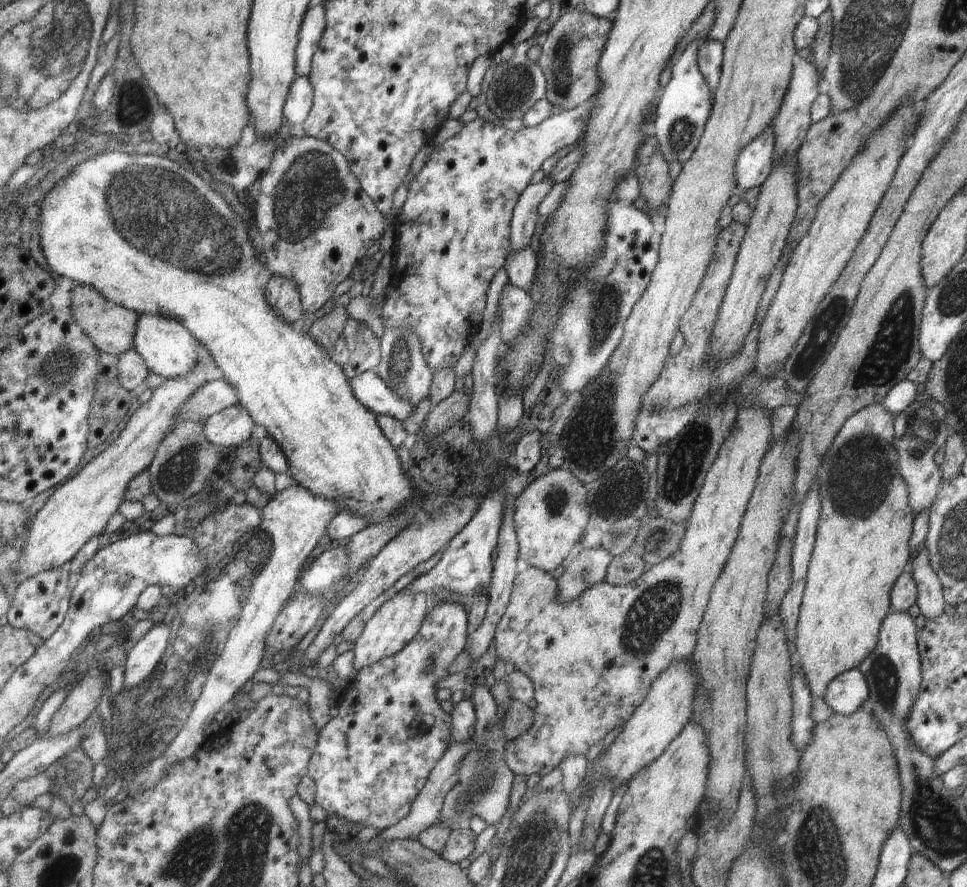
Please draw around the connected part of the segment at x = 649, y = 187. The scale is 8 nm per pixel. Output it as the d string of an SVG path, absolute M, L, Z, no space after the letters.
M649 135L639 148L634 168L641 183L641 197L646 201L649 213L665 215L667 212L674 185L670 170L669 163L659 148L659 140Z

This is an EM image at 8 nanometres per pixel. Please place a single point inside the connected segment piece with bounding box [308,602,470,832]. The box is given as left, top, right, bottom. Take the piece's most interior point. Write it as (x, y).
(373, 759)

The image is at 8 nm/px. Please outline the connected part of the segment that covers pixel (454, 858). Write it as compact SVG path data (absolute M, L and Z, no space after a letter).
M483 821L483 824L479 828L454 829L447 841L447 846L443 848L443 852L439 852L438 854L449 862L466 865L467 858L475 850L475 840L477 840L478 832L485 830L487 825L488 823Z

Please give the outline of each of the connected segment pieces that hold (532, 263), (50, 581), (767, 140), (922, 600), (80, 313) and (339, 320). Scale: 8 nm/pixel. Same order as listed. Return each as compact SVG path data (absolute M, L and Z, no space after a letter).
M530 247L523 248L519 252L511 251L507 256L504 268L508 274L508 280L515 286L526 290L531 288L535 274L537 274L537 257Z
M45 571L37 576L24 579L16 588L11 610L8 612L8 622L16 629L29 630L31 634L49 640L58 632L71 606L71 588L69 588L69 571Z
M769 125L747 146L743 146L742 152L735 160L734 168L735 184L739 186L741 192L753 186L761 186L765 182L774 164L773 140L775 140L775 134Z
M919 544L915 552L908 554L907 570L917 587L916 604L921 616L927 619L943 614L945 600L942 597L941 583L929 566L924 544Z
M76 285L71 292L71 312L73 318L82 326L83 332L91 338L100 353L119 357L134 349L134 337L139 313L114 302L109 302L103 294L87 285Z
M335 308L321 320L315 321L309 329L309 333L317 342L328 351L335 348L339 337L343 334L348 323L349 313L346 308Z

